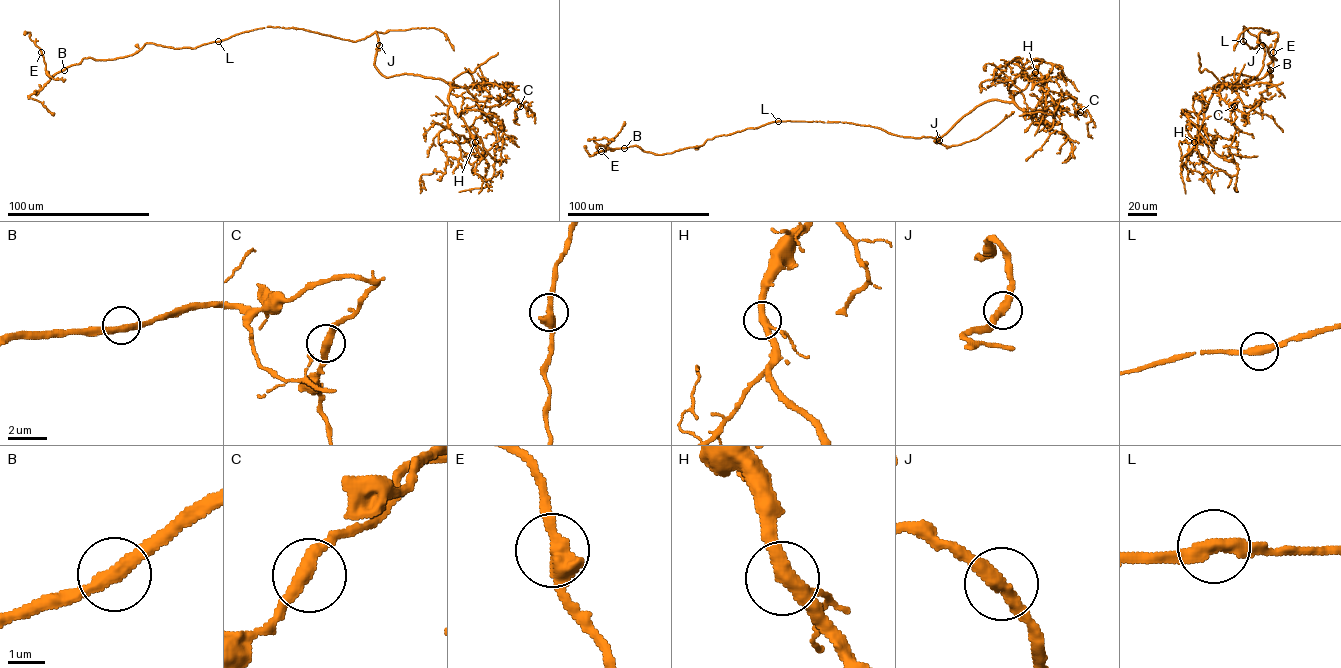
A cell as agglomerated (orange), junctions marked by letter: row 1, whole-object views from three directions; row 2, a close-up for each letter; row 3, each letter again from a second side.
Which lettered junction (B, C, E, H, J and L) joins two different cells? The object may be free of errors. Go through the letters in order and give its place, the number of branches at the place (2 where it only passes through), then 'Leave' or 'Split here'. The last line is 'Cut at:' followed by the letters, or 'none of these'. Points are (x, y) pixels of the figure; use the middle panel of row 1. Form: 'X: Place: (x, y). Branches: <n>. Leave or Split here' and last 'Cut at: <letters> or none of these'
B: Place: (624, 148). Branches: 2. Leave
C: Place: (1080, 112). Branches: 2. Leave
E: Place: (601, 151). Branches: 2. Leave
H: Place: (1035, 72). Branches: 2. Leave
J: Place: (939, 140). Branches: 2. Leave
L: Place: (778, 121). Branches: 2. Leave
Cut at: none of these

